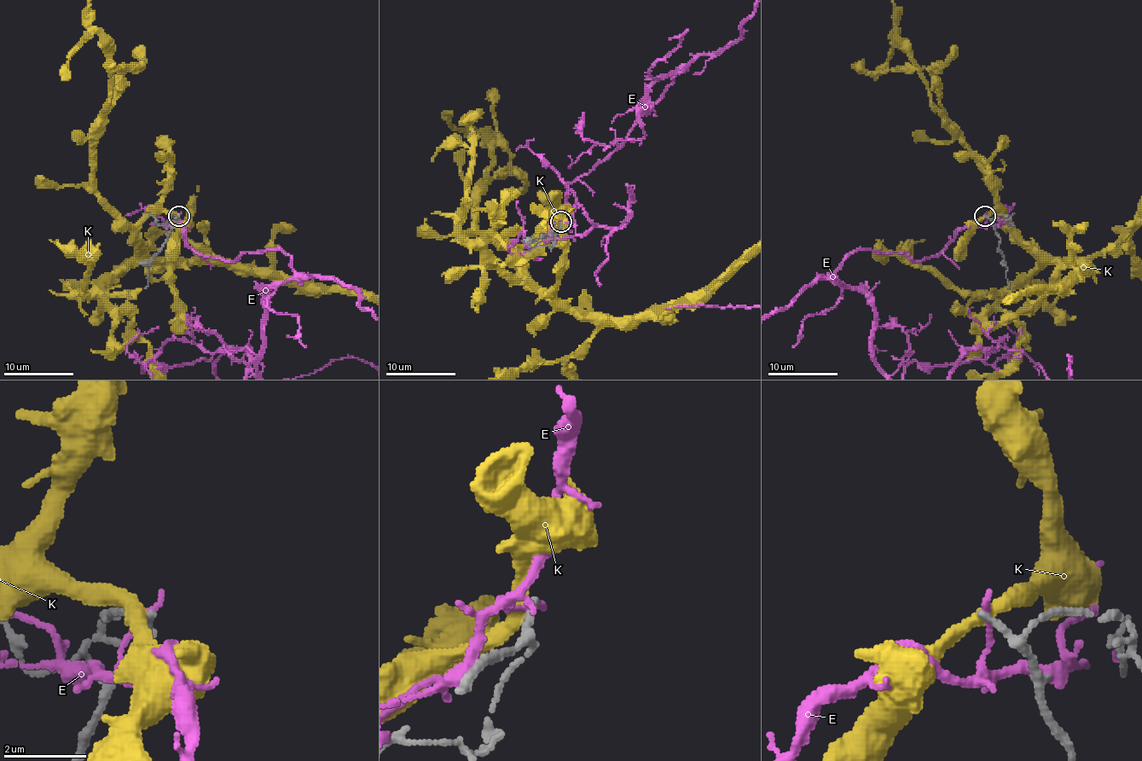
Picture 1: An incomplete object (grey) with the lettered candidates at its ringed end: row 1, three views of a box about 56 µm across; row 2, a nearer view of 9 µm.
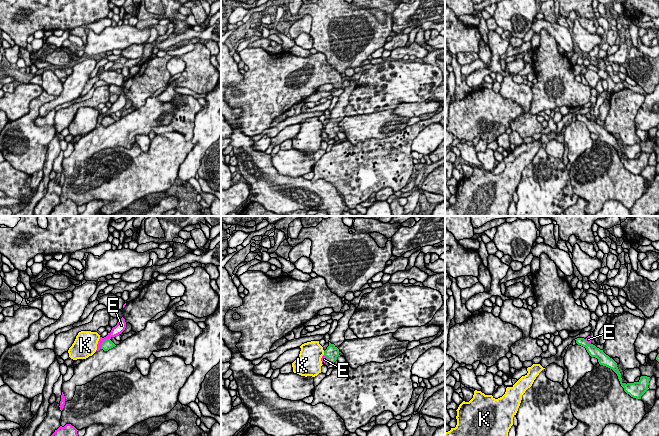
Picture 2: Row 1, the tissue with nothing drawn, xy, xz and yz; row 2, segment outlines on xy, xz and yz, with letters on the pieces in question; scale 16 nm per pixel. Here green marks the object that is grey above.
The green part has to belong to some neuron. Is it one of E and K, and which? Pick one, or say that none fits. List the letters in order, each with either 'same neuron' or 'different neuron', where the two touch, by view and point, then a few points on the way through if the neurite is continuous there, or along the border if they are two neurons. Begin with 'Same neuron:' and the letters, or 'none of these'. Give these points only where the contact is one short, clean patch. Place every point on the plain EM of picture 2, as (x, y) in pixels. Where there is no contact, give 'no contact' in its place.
Same neuron: none of these
E: different neuron | xy (103, 118)
K: different neuron | xz (324, 129) | along xz (323, 127), (324, 130)

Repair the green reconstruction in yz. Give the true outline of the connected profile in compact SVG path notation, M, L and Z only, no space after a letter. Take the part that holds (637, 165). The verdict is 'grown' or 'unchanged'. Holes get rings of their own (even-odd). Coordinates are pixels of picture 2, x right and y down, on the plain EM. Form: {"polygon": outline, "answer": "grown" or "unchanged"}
{"polygon": "M584 114L575 115L578 121L581 121L586 124L587 128L591 133L598 135L600 141L606 142L612 145L618 152L621 162L624 164L624 167L629 170L631 173L636 175L641 175L641 172L649 165L650 153L641 152L638 158L634 159L623 159L621 154L621 149L617 143L617 139L606 131L603 126L600 126L593 120L588 120Z", "answer": "unchanged"}

